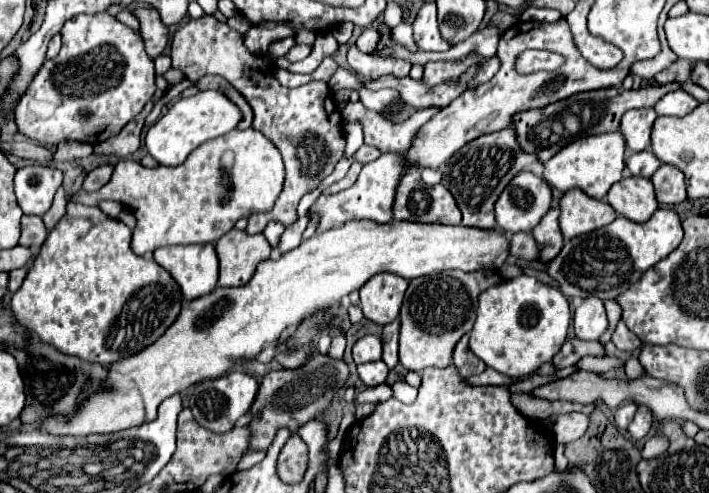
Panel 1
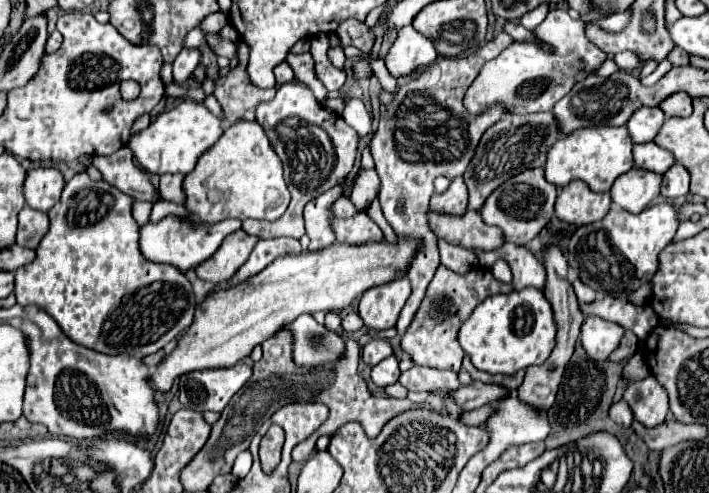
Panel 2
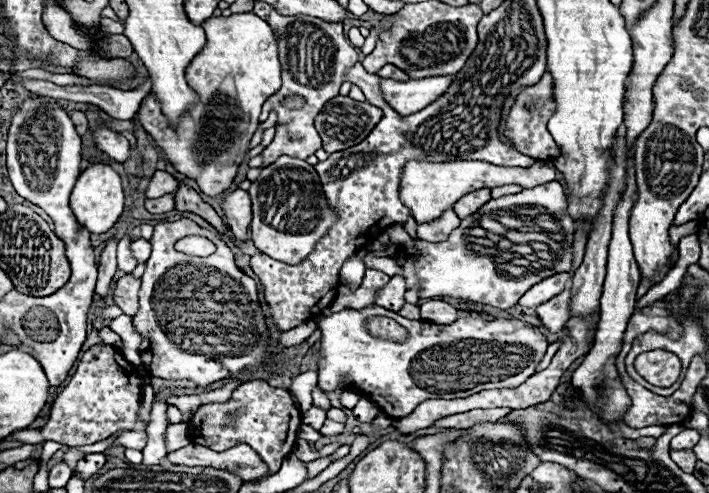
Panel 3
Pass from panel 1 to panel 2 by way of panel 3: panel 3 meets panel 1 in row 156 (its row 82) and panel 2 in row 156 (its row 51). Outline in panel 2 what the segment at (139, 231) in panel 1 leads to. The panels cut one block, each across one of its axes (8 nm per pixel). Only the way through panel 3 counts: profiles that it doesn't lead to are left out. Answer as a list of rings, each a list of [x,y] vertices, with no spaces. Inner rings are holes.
[[[242,120],[226,128],[222,140],[218,140],[218,144],[214,144],[214,148],[210,148],[210,152],[206,152],[206,156],[198,160],[194,172],[190,172],[190,176],[184,178],[184,192],[186,192],[186,208],[192,214],[190,218],[192,222],[218,222],[224,218],[276,220],[284,214],[290,202],[290,192],[282,176],[282,162],[272,150],[264,128],[260,128],[258,122],[242,122]]]

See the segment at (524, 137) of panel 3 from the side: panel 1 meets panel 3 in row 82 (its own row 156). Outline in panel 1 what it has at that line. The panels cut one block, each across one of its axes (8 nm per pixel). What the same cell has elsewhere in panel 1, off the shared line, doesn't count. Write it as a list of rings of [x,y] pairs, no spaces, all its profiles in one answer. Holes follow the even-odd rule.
[[[678,84],[668,86],[650,86],[640,90],[624,90],[624,88],[604,88],[594,92],[582,92],[574,94],[566,100],[560,100],[556,104],[548,104],[538,110],[526,110],[512,116],[512,130],[516,132],[516,142],[522,148],[522,152],[536,154],[540,162],[550,160],[560,148],[566,144],[592,134],[604,134],[614,132],[620,126],[620,118],[624,112],[632,108],[650,108],[654,106],[666,92],[678,90]]]

